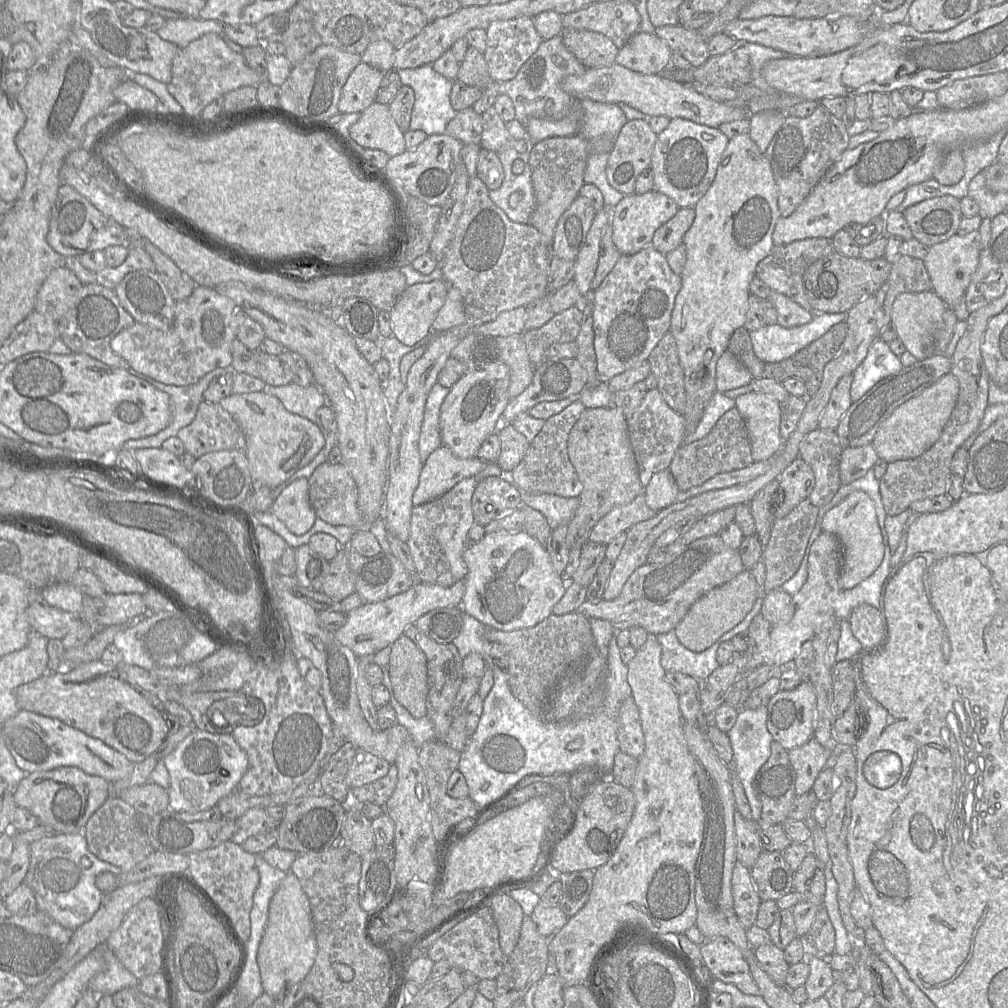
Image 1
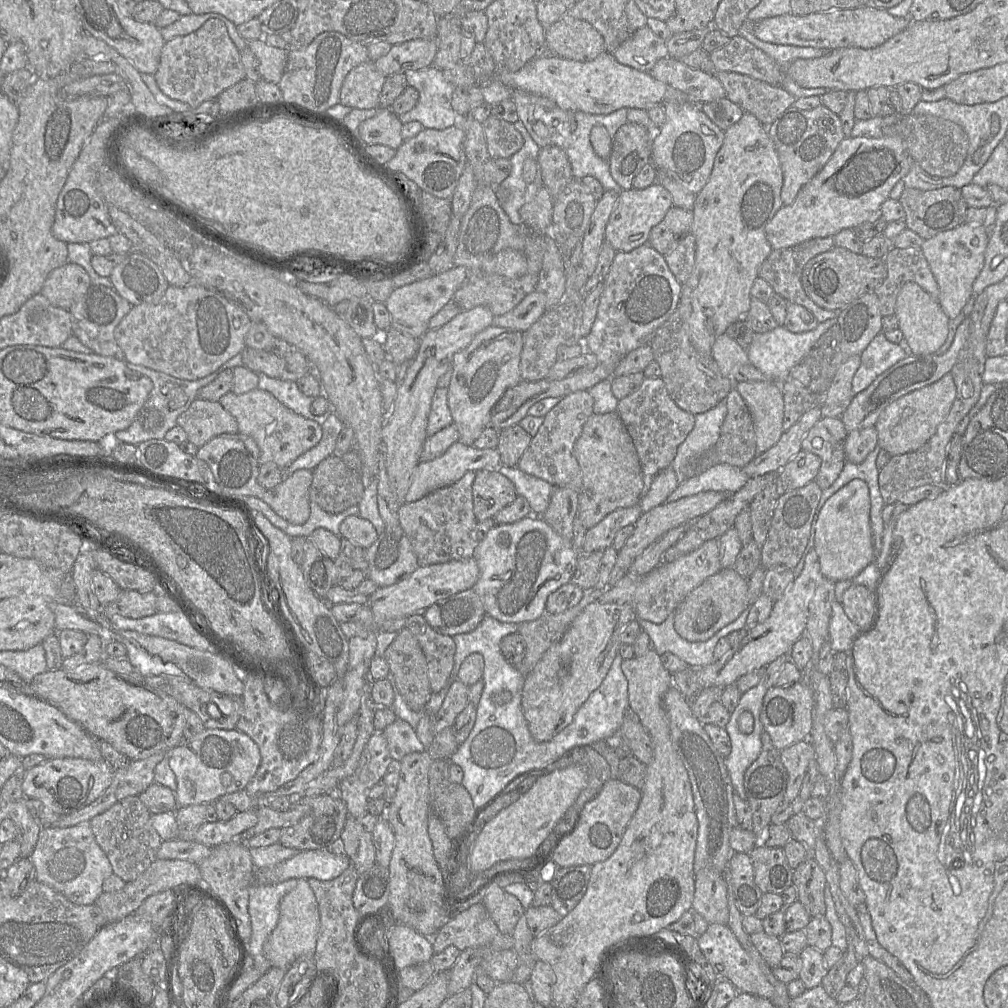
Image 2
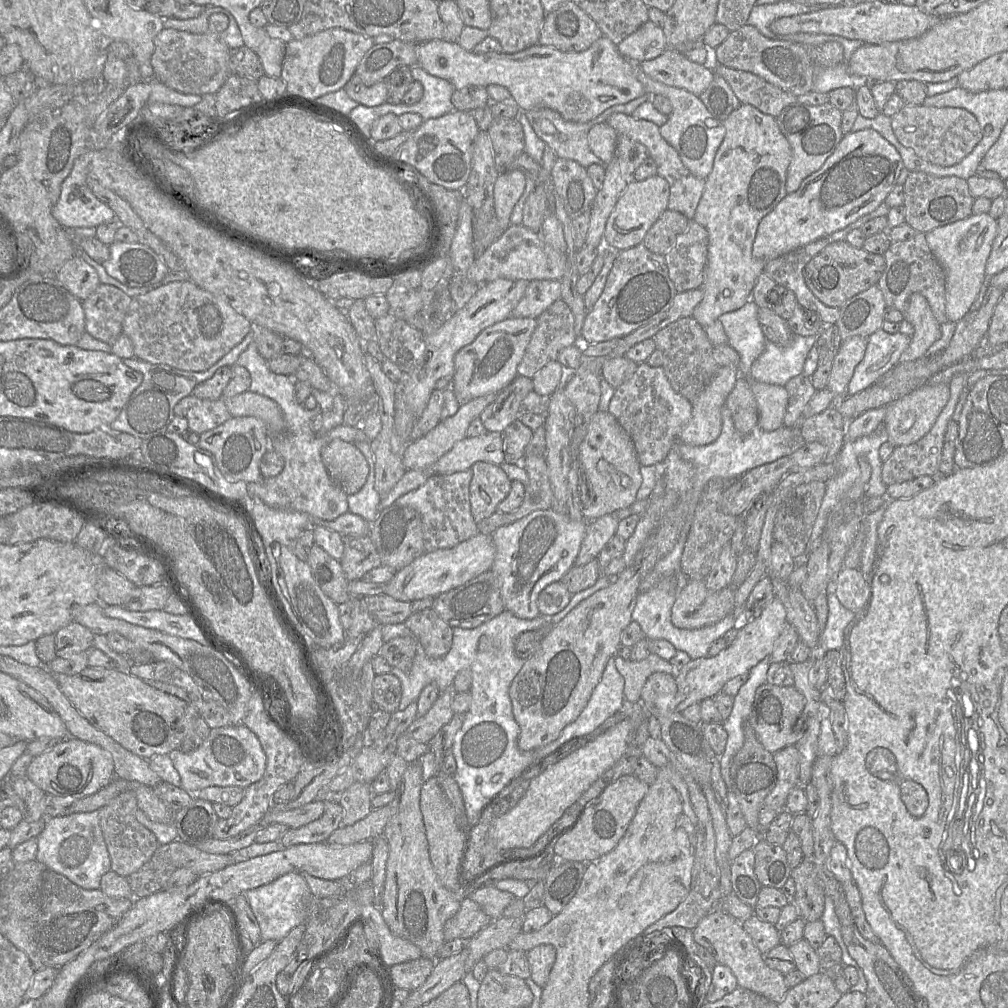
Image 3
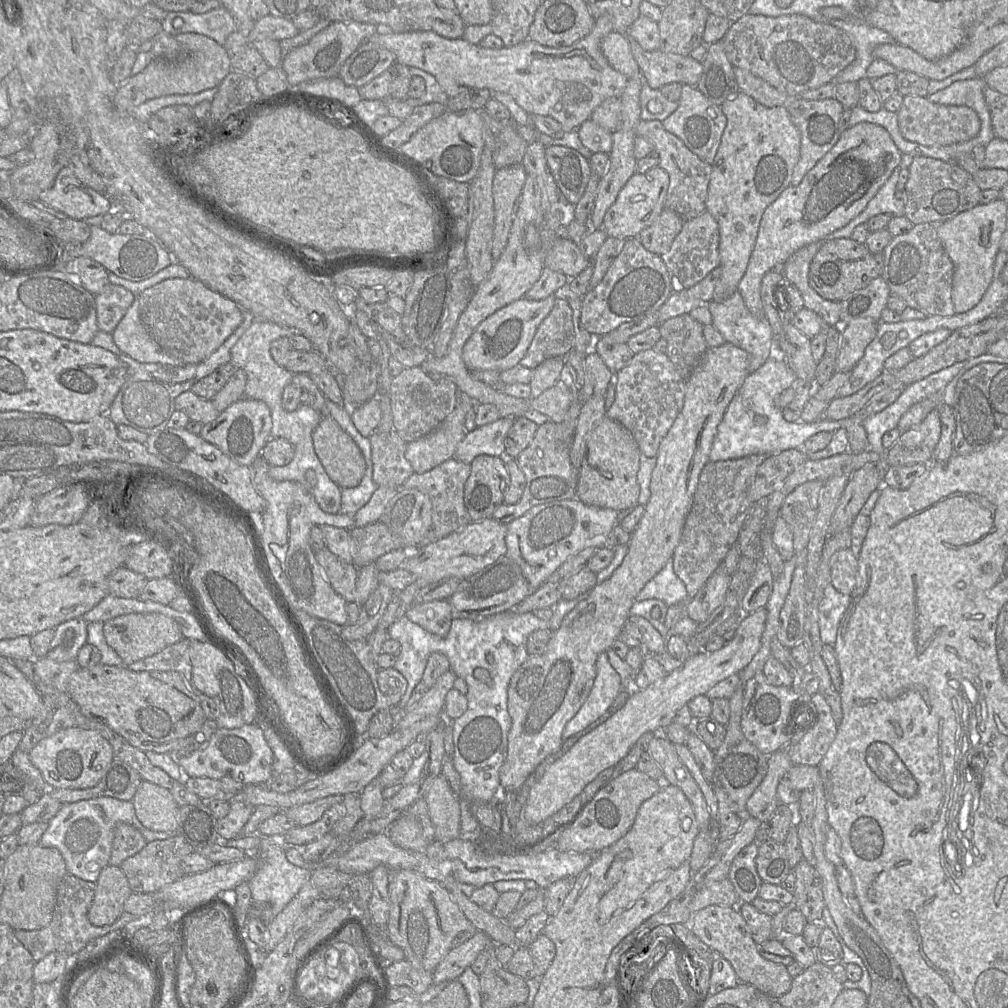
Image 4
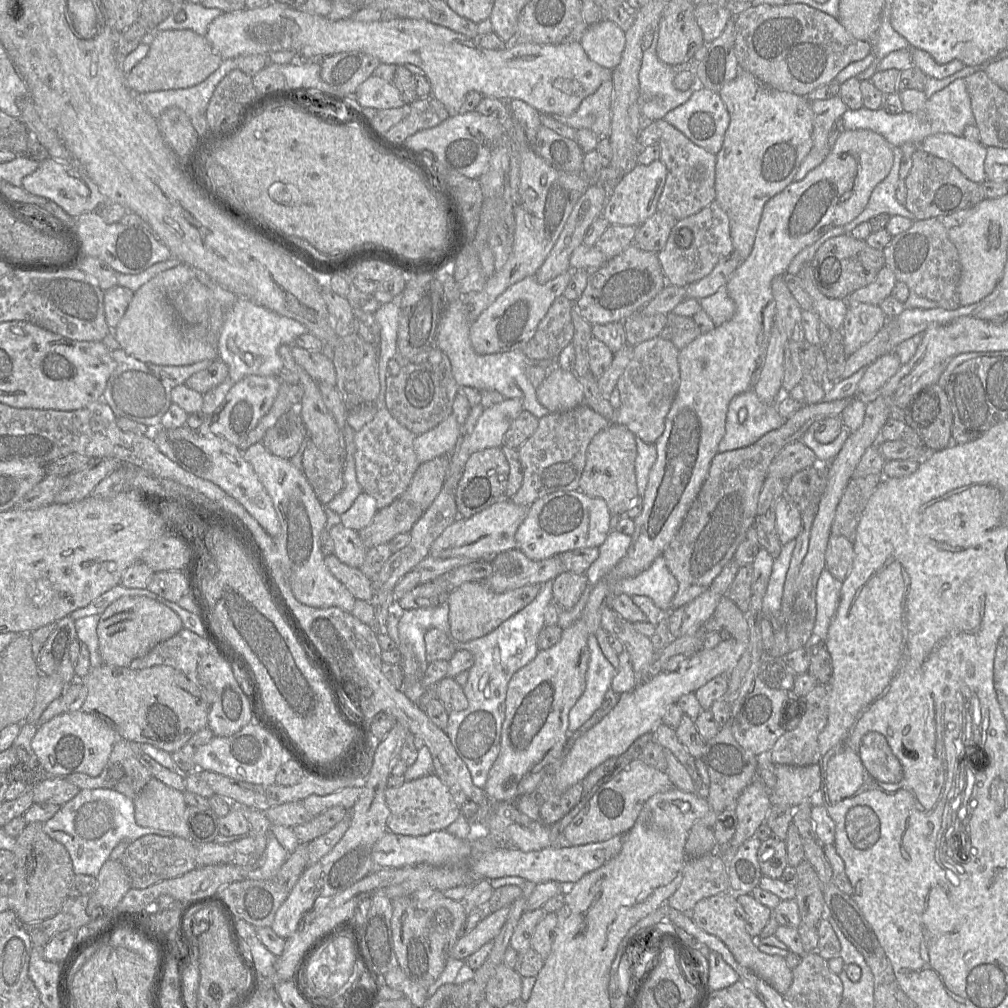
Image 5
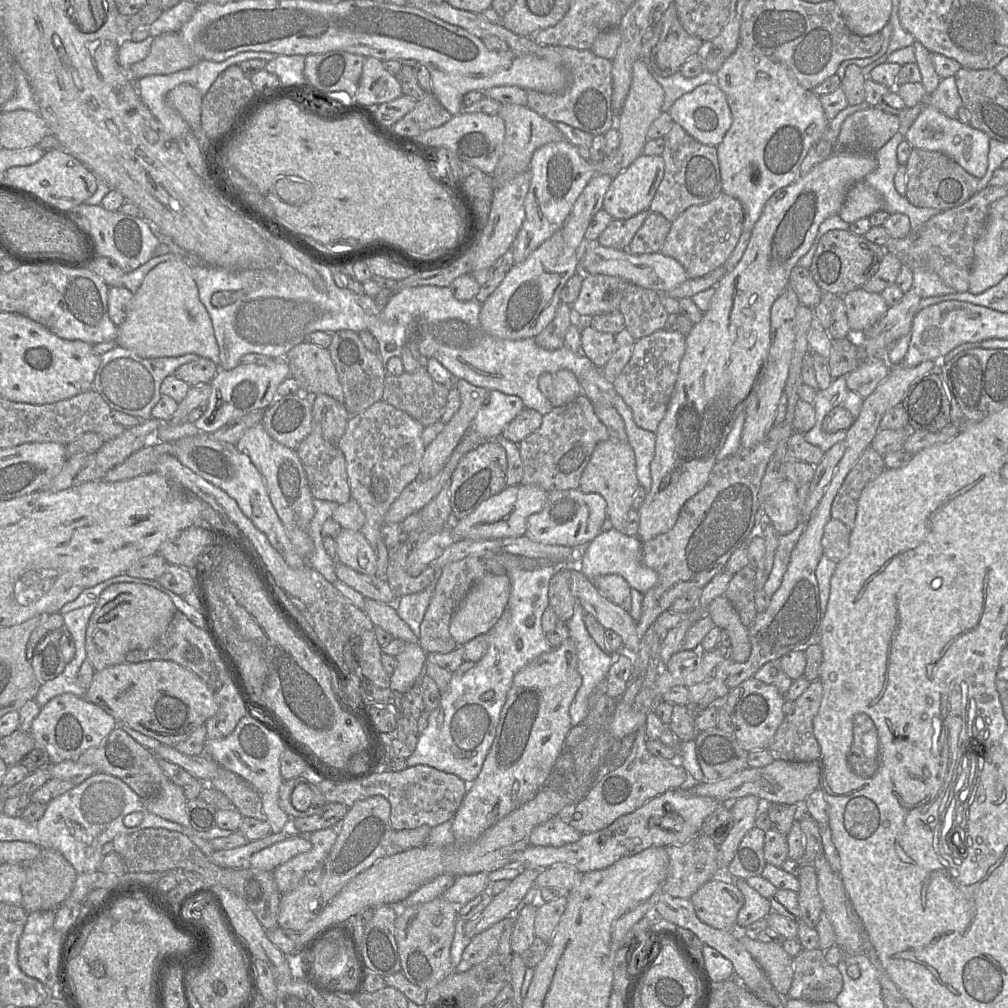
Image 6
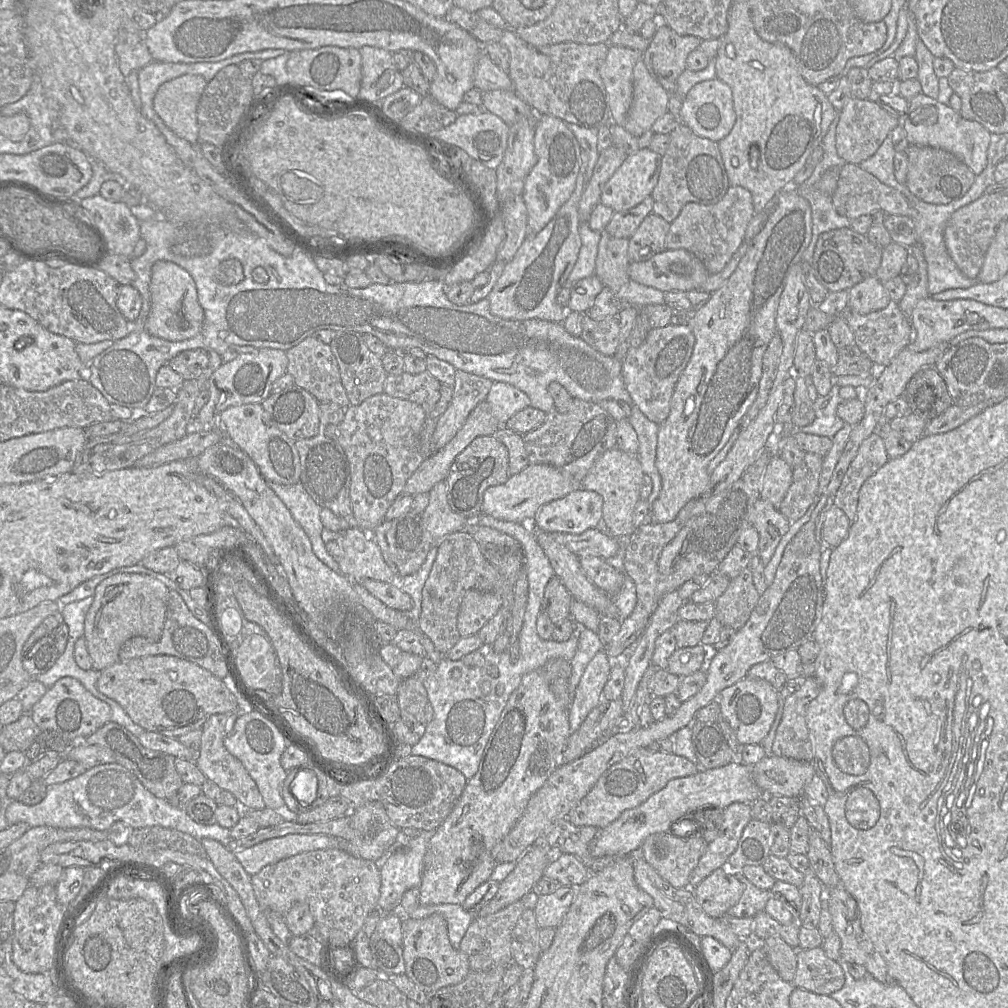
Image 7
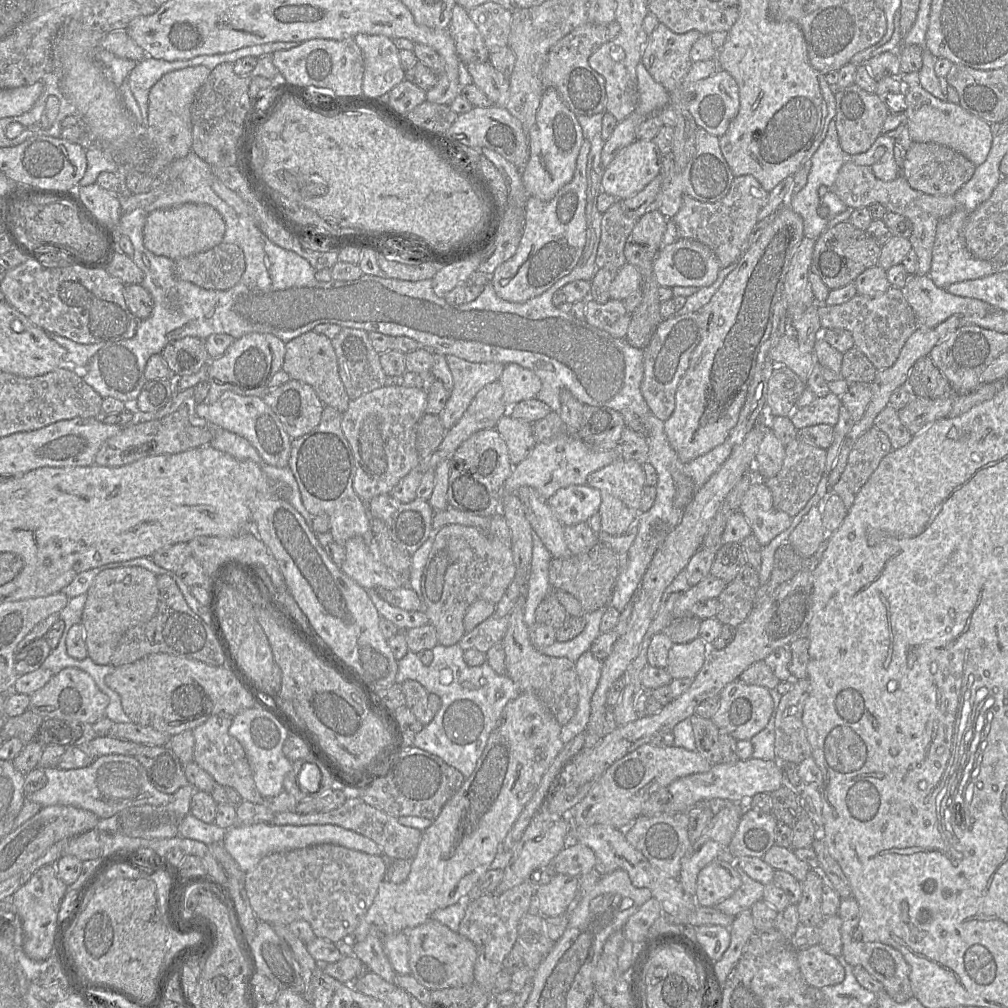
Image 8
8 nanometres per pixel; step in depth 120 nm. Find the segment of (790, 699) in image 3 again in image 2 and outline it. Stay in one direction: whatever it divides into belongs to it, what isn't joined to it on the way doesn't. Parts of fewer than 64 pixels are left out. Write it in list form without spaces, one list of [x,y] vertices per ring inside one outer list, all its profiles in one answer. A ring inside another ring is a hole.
[[[797,682],[791,686],[772,686],[763,699],[760,720],[773,745],[783,750],[797,742],[808,740],[813,723],[815,694],[806,682]]]

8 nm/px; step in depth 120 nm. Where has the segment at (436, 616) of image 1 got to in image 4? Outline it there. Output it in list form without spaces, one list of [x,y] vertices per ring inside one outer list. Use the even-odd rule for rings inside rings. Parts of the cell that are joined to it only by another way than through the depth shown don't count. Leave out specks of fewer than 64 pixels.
[[[504,555],[491,565],[462,580],[448,599],[452,607],[452,619],[475,620],[508,611],[534,590],[523,576],[519,565]]]

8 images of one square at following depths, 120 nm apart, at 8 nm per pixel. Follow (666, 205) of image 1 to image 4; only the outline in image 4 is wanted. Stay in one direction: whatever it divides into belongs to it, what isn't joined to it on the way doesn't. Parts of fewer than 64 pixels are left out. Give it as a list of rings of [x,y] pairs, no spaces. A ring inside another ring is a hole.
[[[659,165],[645,173],[634,173],[604,216],[602,228],[607,236],[625,240],[637,237],[665,208],[668,187],[669,175]]]

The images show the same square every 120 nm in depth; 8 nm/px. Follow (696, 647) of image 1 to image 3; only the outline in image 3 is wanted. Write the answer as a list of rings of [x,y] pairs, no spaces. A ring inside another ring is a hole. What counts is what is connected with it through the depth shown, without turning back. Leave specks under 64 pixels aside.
[[[690,580],[677,592],[677,597],[671,609],[671,622],[677,628],[698,629],[717,623],[732,613],[735,608],[734,595],[736,587],[731,584],[719,591],[711,591],[705,585],[705,580]]]

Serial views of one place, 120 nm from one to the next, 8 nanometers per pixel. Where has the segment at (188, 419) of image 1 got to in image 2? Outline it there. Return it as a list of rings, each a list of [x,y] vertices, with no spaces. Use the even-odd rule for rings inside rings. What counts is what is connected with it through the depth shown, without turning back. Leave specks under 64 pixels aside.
[[[240,352],[206,377],[197,380],[183,380],[141,365],[129,362],[126,362],[125,364],[130,370],[148,377],[153,384],[145,404],[131,425],[127,429],[115,433],[115,436],[120,443],[132,445],[138,445],[152,439],[163,439],[167,431],[177,425],[177,418],[179,415],[187,410],[190,404],[198,397],[198,390],[200,388],[211,383],[224,370],[234,369],[236,366],[243,366],[242,353]]]

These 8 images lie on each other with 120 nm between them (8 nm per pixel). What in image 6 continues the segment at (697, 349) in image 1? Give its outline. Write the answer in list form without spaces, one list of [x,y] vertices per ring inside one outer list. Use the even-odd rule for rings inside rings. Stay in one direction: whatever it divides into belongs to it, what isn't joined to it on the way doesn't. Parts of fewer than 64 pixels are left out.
[[[740,44],[737,46],[736,50],[724,61],[720,69],[715,73],[714,81],[724,92],[732,113],[732,124],[729,130],[726,132],[722,142],[716,147],[720,168],[722,192],[740,201],[744,211],[743,231],[752,232],[752,229],[759,219],[767,200],[776,191],[788,186],[797,179],[802,161],[806,157],[810,147],[822,136],[824,131],[827,129],[830,121],[828,121],[825,116],[820,97],[812,90],[808,90],[802,87],[797,82],[792,72],[785,65],[772,60],[765,55],[756,54],[753,51],[749,51]]]

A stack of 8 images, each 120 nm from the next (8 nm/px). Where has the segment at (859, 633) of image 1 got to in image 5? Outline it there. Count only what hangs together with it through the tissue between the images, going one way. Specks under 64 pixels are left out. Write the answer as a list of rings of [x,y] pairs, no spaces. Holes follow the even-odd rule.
[[[831,534],[825,552],[825,568],[843,582],[852,569],[853,559],[853,543],[844,536]]]

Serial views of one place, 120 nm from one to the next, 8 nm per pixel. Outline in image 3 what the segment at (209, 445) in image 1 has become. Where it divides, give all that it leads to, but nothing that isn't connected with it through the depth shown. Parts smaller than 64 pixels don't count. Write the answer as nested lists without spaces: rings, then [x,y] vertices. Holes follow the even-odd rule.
[[[193,394],[181,399],[174,412],[176,416],[185,417],[189,430],[199,435],[218,427],[232,417],[224,399],[200,399]]]

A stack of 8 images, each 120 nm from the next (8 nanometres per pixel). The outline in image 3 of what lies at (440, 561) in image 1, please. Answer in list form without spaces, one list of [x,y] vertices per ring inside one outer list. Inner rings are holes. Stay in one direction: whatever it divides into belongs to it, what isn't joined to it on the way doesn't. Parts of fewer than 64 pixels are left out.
[[[472,468],[448,475],[431,476],[423,485],[399,497],[394,504],[414,508],[421,517],[424,552],[452,548],[478,533],[469,498]]]

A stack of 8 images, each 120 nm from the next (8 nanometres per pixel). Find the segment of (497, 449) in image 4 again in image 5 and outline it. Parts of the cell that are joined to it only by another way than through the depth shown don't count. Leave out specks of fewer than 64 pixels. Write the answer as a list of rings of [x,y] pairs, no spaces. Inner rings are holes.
[[[506,398],[485,408],[469,439],[471,453],[486,448],[501,448],[506,431],[522,410],[523,402],[519,398]]]

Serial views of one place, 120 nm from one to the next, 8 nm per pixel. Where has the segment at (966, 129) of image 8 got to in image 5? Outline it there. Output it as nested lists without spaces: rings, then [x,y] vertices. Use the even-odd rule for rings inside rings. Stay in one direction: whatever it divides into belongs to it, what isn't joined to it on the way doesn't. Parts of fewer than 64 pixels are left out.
[[[939,133],[925,138],[917,150],[951,162],[973,182],[983,184],[987,180],[984,168],[987,147],[981,142],[970,141],[964,136]]]

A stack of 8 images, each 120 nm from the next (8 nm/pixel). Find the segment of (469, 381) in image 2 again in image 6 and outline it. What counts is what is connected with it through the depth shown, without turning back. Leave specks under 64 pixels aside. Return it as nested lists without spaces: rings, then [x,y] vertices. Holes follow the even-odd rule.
[[[556,231],[523,262],[514,264],[497,289],[482,304],[479,320],[484,331],[500,339],[534,338],[554,319],[561,302],[560,292],[567,281],[577,273],[577,265],[577,253],[564,248],[562,231]]]

